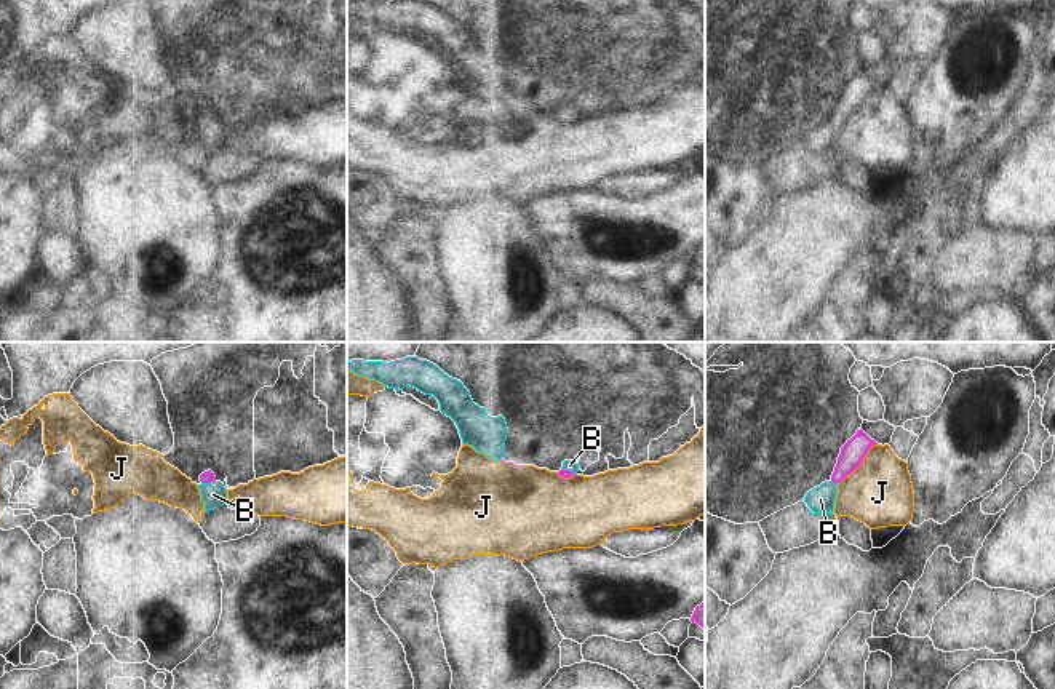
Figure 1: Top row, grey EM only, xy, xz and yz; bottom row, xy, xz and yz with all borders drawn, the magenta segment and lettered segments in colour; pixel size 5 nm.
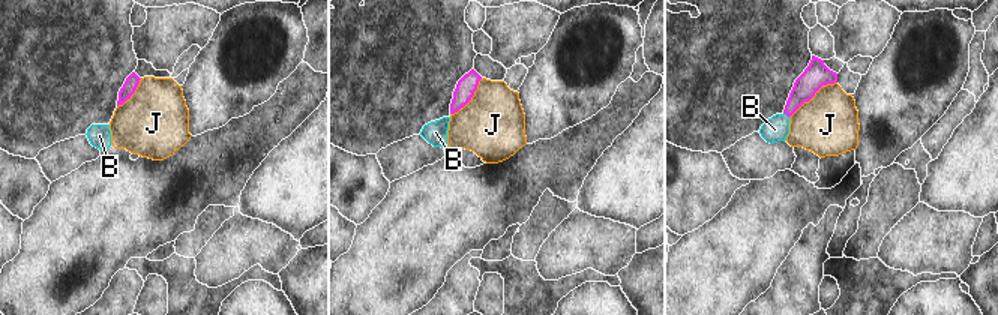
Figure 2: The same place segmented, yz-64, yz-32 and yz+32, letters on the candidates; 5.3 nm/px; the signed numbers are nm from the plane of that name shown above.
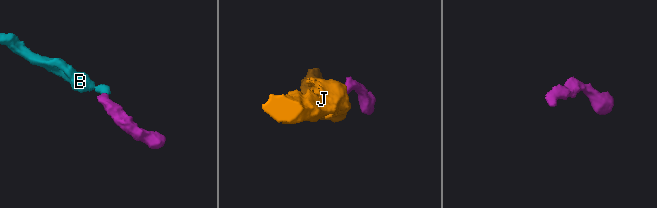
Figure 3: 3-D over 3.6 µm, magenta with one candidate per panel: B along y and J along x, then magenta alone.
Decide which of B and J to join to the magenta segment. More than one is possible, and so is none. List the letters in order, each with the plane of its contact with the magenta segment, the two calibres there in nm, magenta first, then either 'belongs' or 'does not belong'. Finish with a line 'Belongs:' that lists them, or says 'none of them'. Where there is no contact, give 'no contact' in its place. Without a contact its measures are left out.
B: xy | 60/120 nm | belongs
J: yz | 120/340 nm | does not belong
Belongs: B

